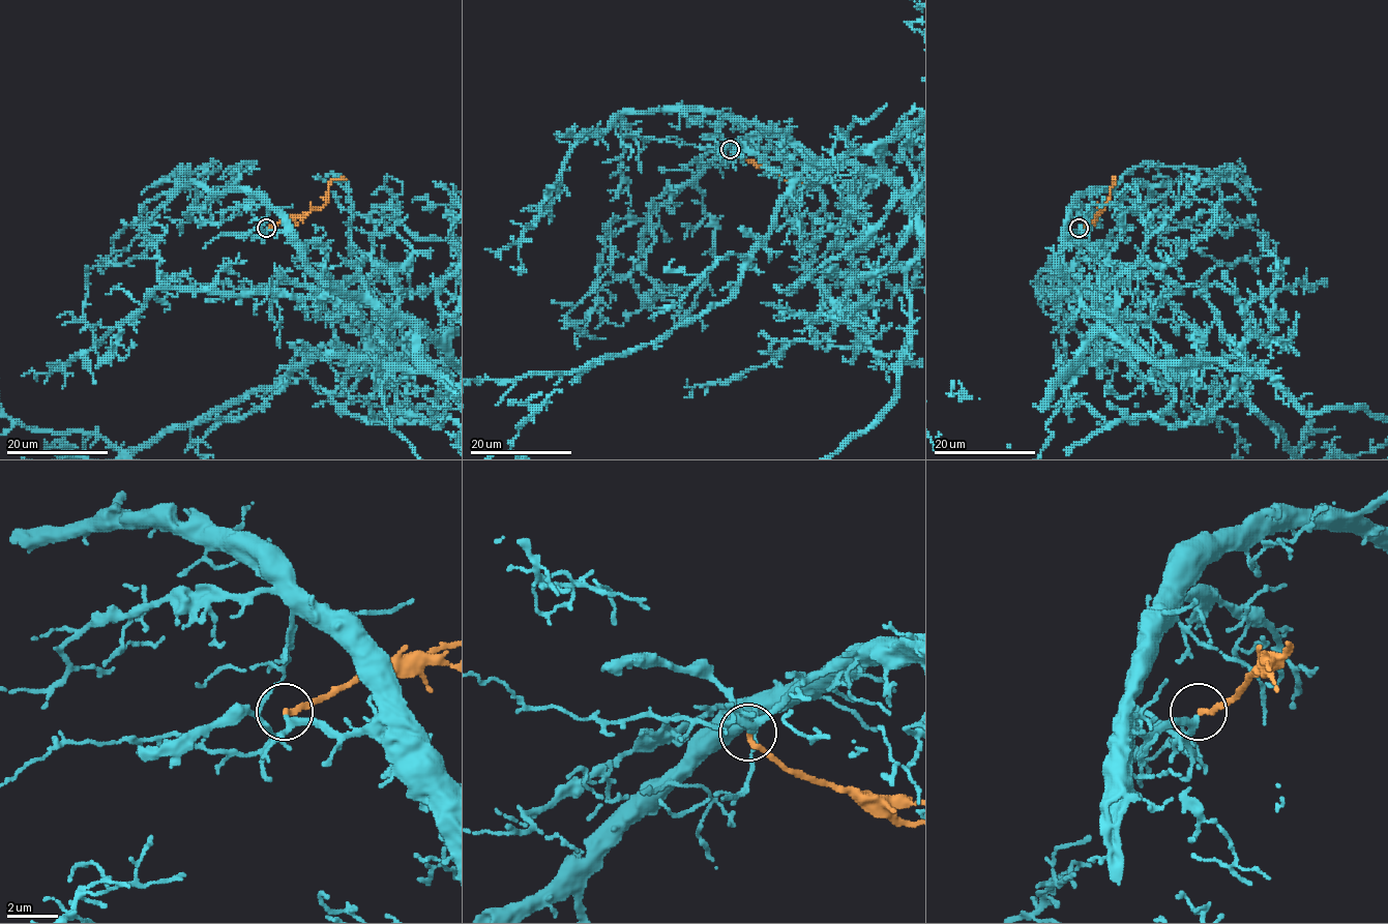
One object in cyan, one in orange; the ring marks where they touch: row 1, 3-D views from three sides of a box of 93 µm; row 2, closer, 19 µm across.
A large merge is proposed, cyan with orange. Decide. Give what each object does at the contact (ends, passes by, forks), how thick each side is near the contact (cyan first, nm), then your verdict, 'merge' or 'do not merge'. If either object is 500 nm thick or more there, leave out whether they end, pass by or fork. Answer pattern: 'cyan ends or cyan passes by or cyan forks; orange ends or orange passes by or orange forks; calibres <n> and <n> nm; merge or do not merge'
cyan passes by; orange ends; calibres 240 and 220 nm; merge

